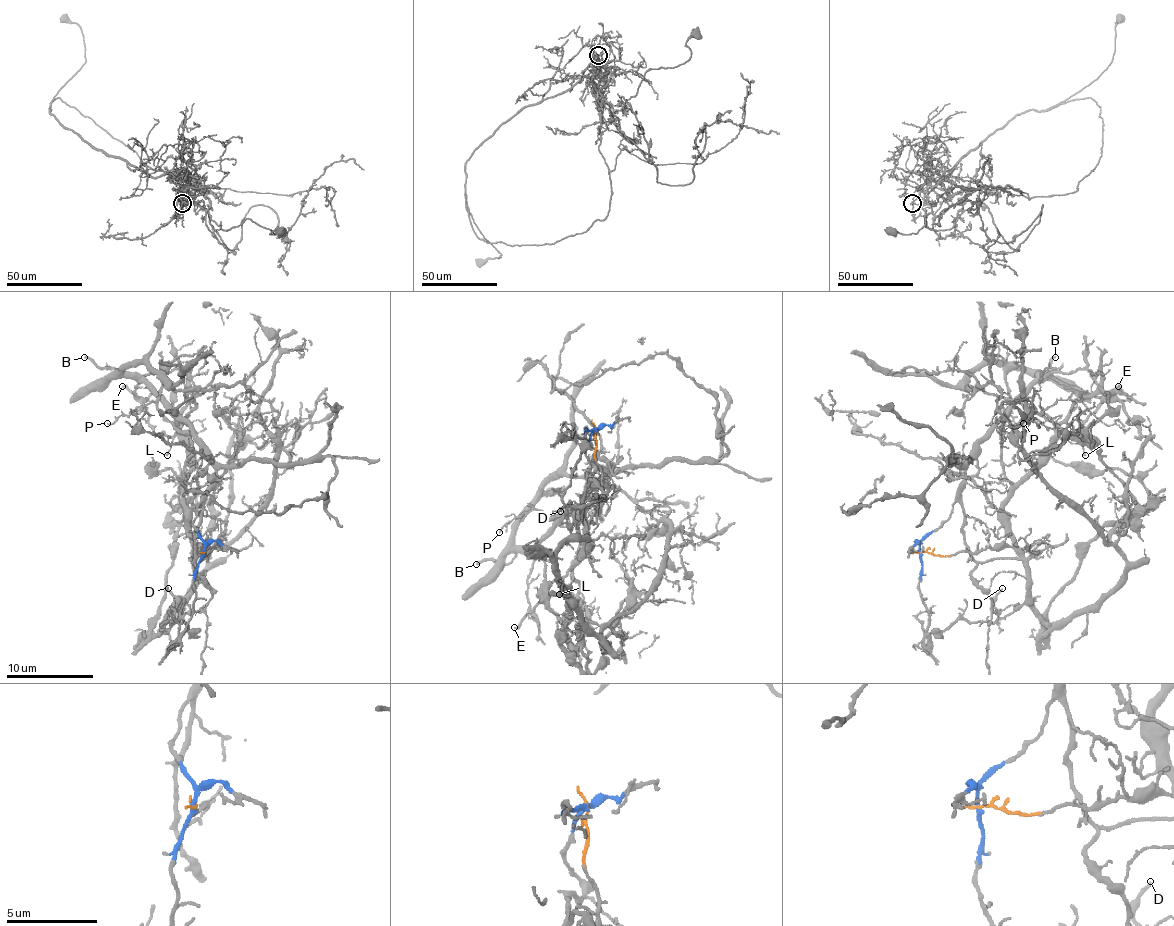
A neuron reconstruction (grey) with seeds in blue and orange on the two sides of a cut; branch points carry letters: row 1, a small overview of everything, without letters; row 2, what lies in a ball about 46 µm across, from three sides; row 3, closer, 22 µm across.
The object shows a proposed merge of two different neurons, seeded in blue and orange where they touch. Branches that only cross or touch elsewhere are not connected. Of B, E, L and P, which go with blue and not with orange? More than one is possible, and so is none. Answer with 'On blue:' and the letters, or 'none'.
On blue: B

